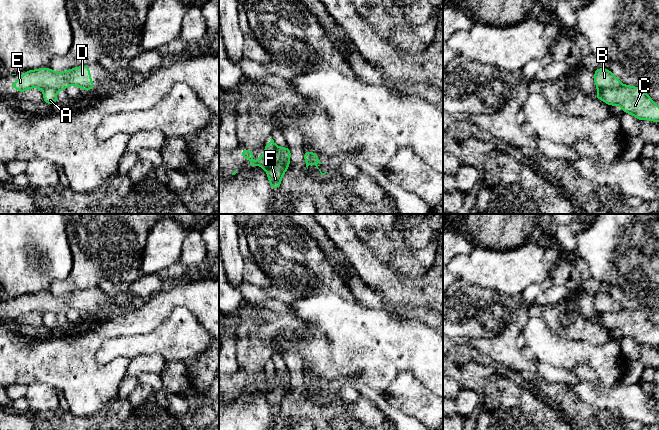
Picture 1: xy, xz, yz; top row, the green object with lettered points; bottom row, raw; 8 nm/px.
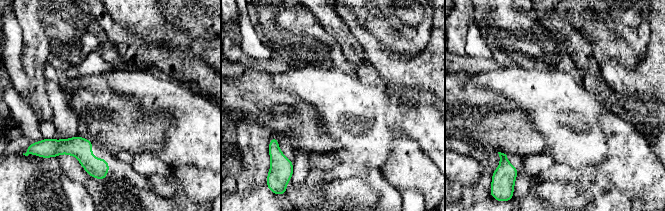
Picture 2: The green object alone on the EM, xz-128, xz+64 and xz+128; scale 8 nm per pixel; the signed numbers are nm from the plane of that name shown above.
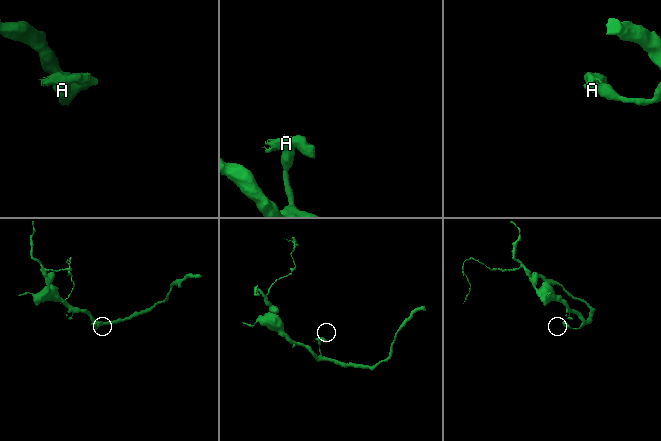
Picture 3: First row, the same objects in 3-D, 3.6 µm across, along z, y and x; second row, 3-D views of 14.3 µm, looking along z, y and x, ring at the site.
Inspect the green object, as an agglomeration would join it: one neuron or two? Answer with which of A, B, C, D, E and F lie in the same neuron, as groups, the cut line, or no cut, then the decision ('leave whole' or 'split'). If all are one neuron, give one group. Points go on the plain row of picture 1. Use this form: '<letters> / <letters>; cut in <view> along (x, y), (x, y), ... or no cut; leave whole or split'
A C F / B D E; cut in xz along (274, 369), (276, 384), (288, 390); split

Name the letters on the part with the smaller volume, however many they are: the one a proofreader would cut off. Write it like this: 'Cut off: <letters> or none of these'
Cut off: B, D, E

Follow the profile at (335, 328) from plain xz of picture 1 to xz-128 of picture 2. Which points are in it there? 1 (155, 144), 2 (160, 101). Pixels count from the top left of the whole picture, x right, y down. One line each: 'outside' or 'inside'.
1: outside
2: inside

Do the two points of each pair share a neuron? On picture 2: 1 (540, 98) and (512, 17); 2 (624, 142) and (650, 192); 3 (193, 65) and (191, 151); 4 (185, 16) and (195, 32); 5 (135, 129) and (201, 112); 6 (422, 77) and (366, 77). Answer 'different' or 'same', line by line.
1: different
2: same
3: different
4: same
5: different
6: different

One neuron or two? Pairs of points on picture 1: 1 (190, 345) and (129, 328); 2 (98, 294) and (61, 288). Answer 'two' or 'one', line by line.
1: two
2: two

